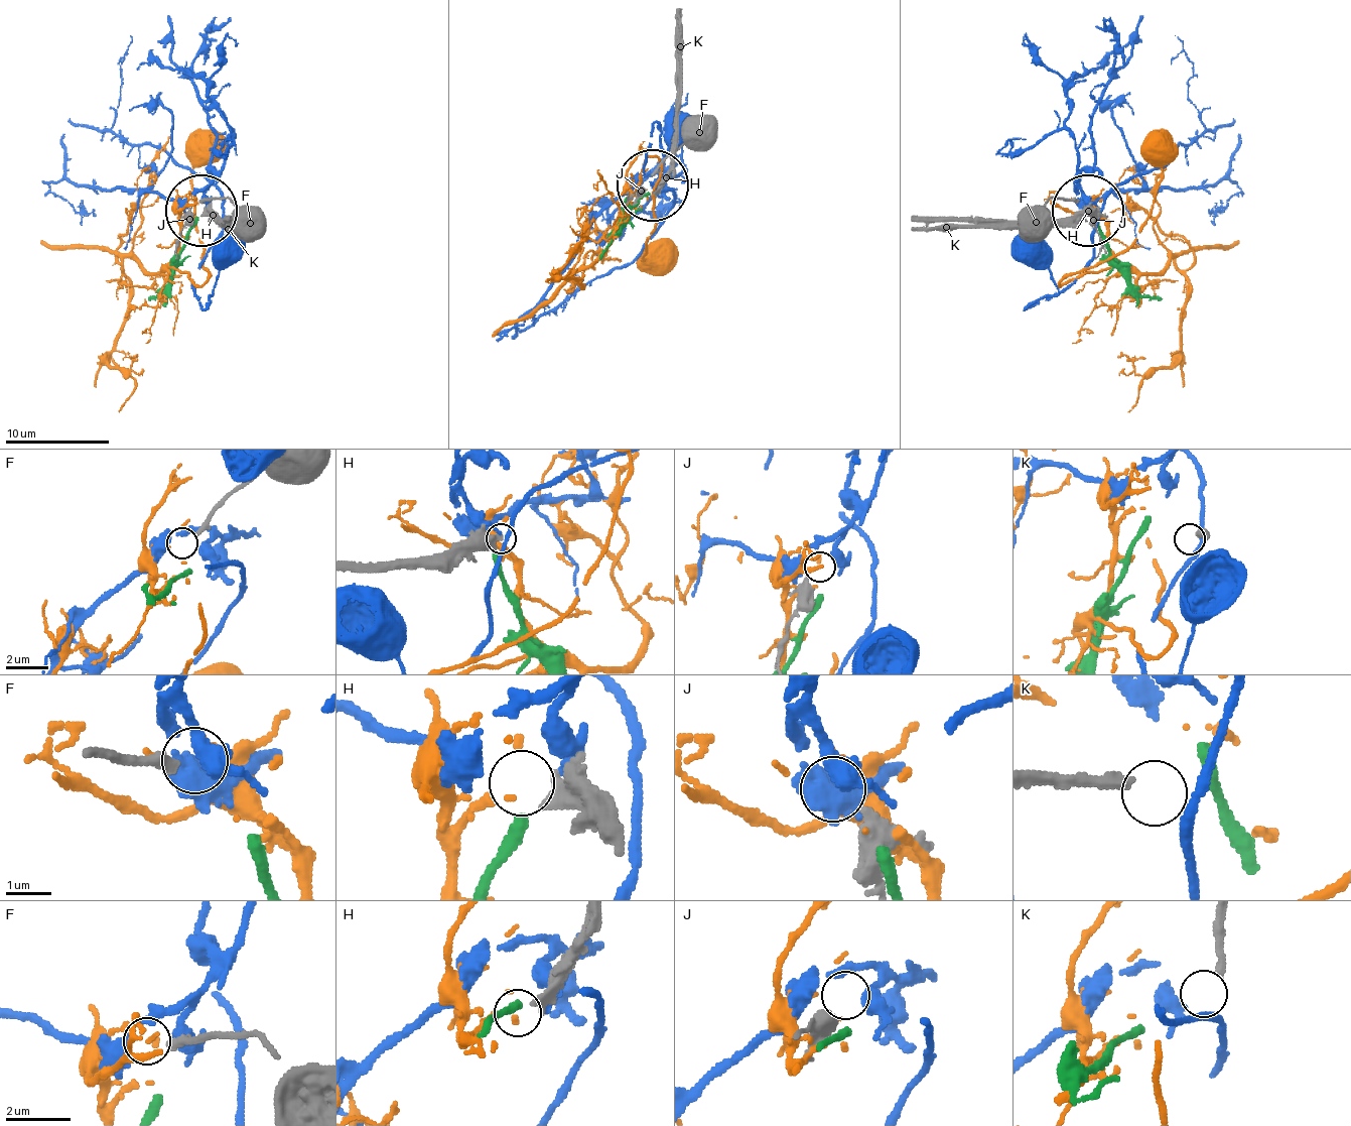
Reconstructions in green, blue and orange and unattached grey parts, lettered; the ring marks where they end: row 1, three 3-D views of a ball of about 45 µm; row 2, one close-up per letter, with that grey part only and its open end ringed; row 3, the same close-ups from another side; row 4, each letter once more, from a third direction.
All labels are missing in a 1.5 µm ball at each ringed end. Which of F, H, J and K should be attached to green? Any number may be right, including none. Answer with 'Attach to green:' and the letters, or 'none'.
Attach to green: none

